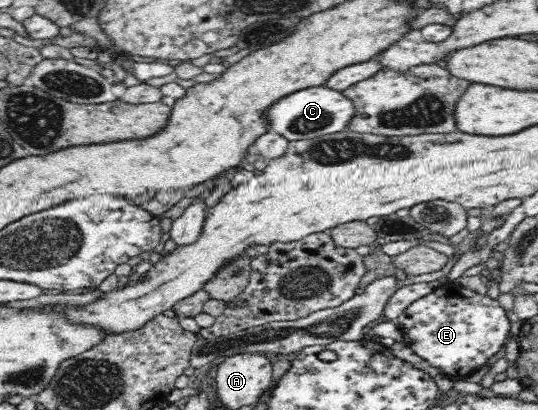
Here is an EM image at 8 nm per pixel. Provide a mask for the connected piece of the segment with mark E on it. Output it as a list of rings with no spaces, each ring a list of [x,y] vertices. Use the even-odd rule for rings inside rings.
[[[454,283],[412,301],[395,321],[404,329],[403,343],[453,381],[464,381],[496,355],[508,339],[511,324],[496,298]]]

